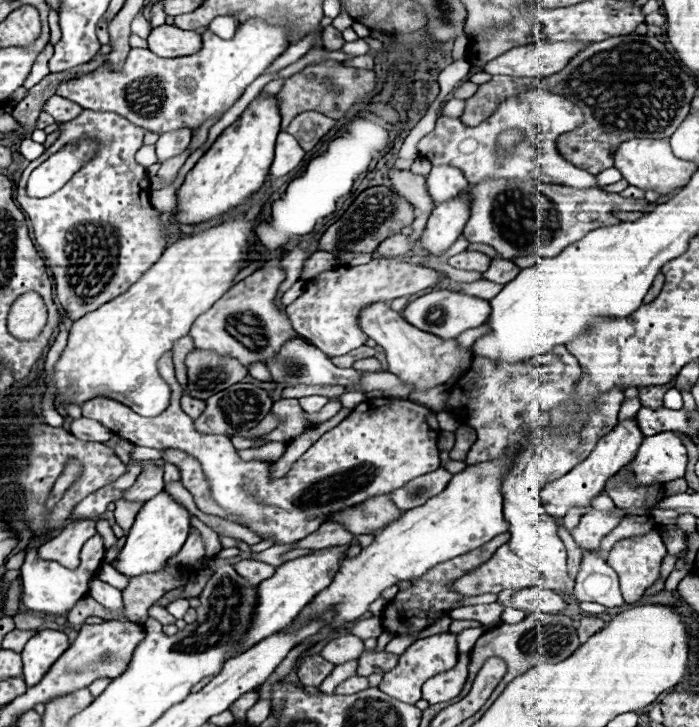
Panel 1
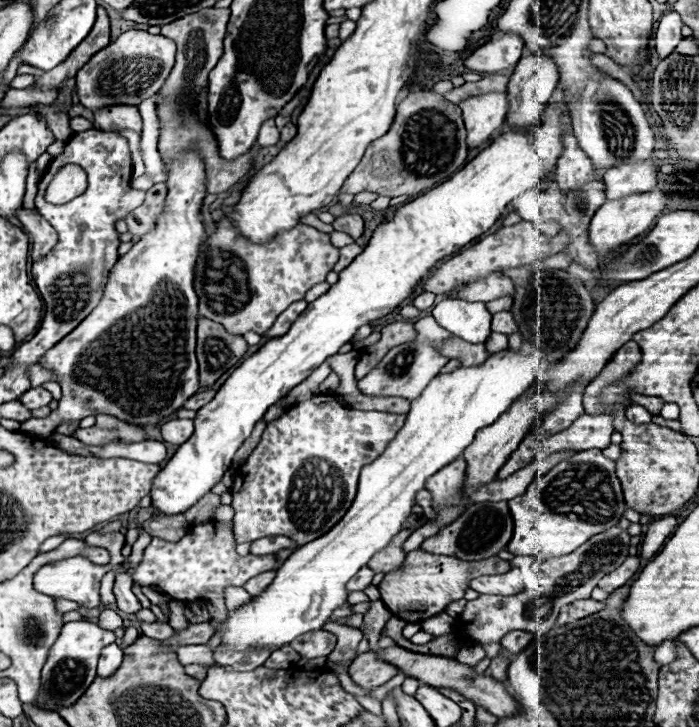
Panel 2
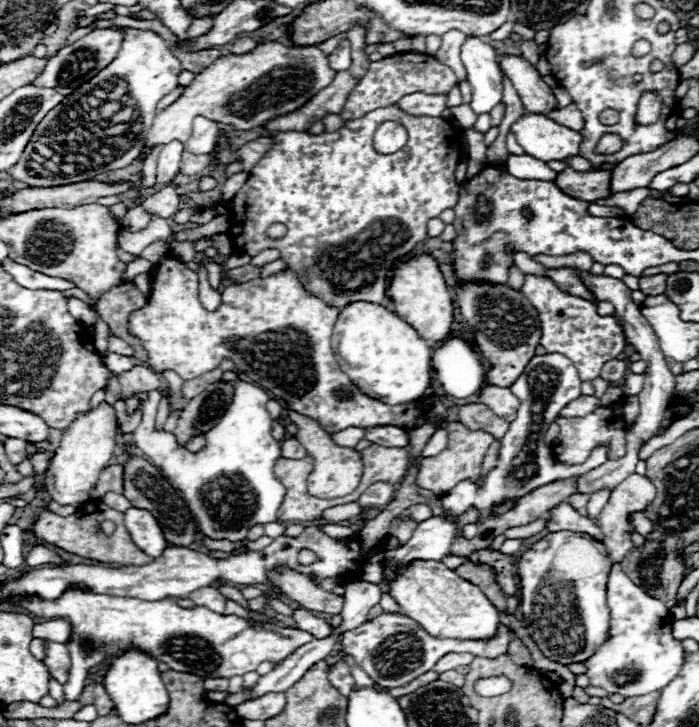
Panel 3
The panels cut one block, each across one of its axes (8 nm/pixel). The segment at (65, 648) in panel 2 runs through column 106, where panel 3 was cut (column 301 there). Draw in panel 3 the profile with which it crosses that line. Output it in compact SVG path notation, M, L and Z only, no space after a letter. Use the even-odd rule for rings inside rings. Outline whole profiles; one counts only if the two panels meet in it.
M68 590L64 592L64 596L60 596L58 600L40 600L40 598L32 598L32 600L22 600L20 606L24 610L28 610L32 616L36 618L66 618L72 624L72 640L68 642L68 650L70 650L70 658L72 658L72 668L70 668L70 676L68 682L64 684L64 698L66 700L74 700L82 688L85 686L88 670L96 664L106 662L112 656L122 654L130 644L136 644L144 650L148 650L152 656L156 656L158 662L166 662L172 670L178 672L190 672L196 674L200 678L230 678L230 676L242 676L250 670L256 670L260 662L282 662L288 654L292 654L298 646L312 641L312 634L298 630L298 628L280 628L276 624L268 624L268 622L254 622L252 626L238 618L238 616L224 616L224 614L216 614L204 606L196 606L192 610L184 610L180 606L176 606L174 600L136 600L136 598L128 598L128 596L104 596L104 594L92 594L92 592L82 592L82 590Z

